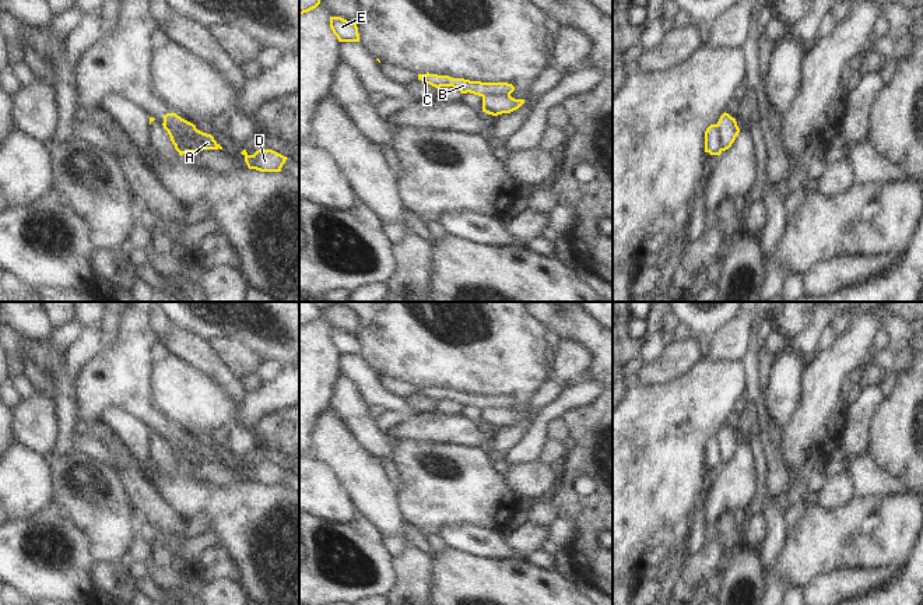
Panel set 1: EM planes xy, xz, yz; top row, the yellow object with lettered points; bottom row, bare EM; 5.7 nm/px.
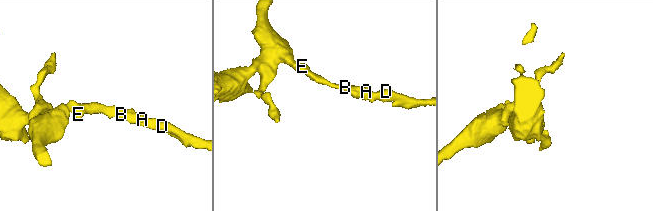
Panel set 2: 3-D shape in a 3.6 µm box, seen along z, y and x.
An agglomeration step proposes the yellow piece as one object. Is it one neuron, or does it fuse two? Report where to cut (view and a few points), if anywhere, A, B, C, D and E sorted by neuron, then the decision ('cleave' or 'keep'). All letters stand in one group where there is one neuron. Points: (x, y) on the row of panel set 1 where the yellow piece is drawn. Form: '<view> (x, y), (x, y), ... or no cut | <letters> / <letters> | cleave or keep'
xy (164, 122), (179, 133), (189, 133), (195, 144) | A D / B C E | cleave

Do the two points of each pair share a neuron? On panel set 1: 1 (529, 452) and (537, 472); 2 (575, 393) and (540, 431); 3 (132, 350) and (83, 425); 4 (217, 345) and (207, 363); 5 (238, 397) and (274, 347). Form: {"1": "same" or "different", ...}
{"1": "different", "2": "same", "3": "same", "4": "different", "5": "different"}

